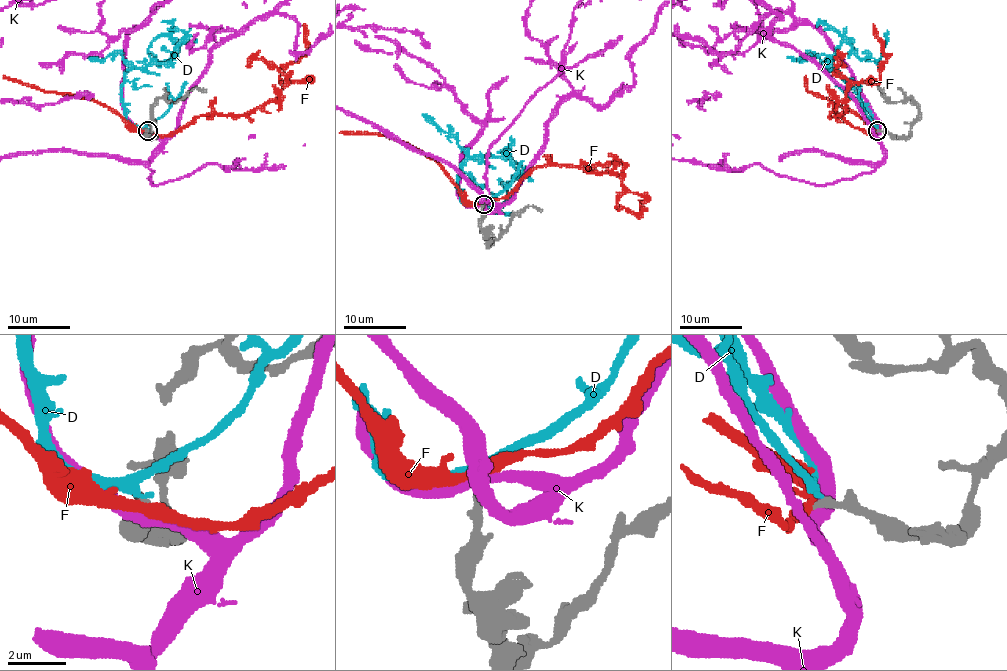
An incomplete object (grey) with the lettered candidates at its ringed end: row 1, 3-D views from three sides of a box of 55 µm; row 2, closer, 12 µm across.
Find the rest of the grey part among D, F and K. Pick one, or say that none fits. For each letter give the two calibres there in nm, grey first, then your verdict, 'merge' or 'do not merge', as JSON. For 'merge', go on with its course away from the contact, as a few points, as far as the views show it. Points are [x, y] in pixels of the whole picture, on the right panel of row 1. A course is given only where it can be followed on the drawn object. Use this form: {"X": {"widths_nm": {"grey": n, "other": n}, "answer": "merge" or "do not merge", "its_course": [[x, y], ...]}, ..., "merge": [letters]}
{"D": {"widths_nm": {"grey": 320, "other": 220}, "answer": "do not merge"}, "F": {"widths_nm": {"grey": 300, "other": 380}, "answer": "merge", "its_course": [[876, 131], [866, 134], [840, 116], [845, 92], [855, 83], [879, 80], [885, 59], [873, 23]]}, "K": {"widths_nm": {"grey": 320, "other": 320}, "answer": "do not merge"}, "merge": ["F"]}

